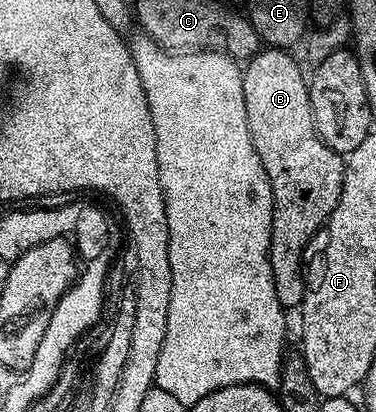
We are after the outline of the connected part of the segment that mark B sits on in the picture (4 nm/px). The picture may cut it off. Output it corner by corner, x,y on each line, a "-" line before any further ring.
263,47
253,53
242,68
242,85
244,86
244,110
248,114
248,134
252,134
252,146
260,154
260,162
268,174
272,186
274,209
272,210
272,234
270,235
270,265
272,282
276,286
276,298
280,298
283,308
298,310
306,293
304,275
304,257
306,247
314,235
323,231
329,221
332,210
340,198
346,169
343,157
325,144
318,136
312,118
310,105
310,86
307,77
302,77
302,68
290,57
285,48

